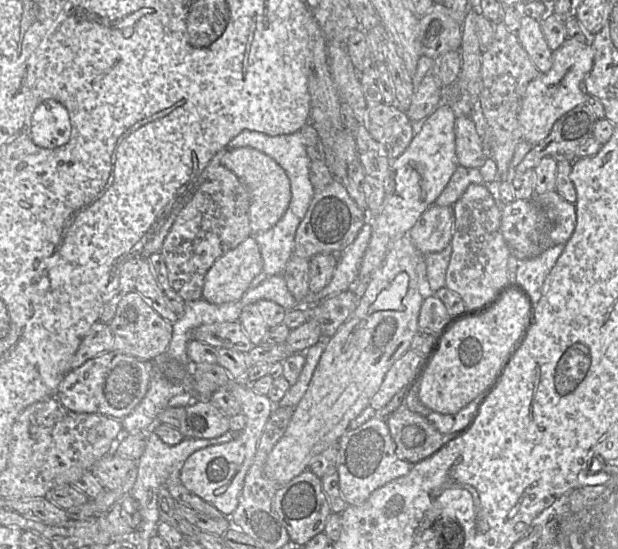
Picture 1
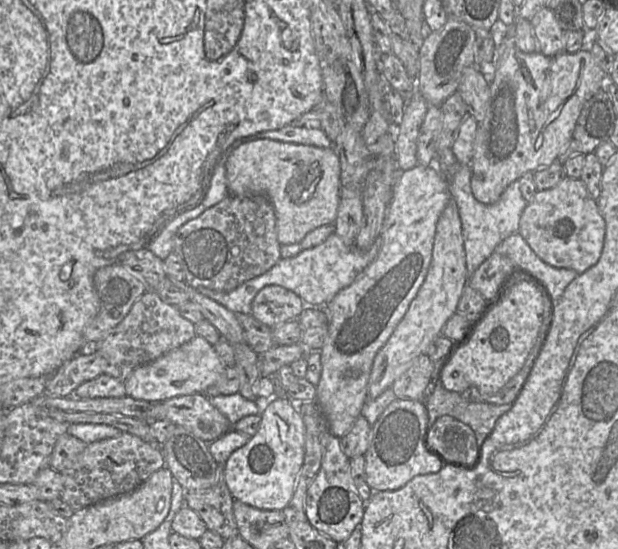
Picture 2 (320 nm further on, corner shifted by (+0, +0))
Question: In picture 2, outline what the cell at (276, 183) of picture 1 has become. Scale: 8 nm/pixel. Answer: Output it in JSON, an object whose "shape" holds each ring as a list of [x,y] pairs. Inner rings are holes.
{"shape":[[[258,139],[240,144],[226,158],[226,181],[230,193],[238,196],[265,195],[276,216],[277,239],[281,246],[300,242],[316,228],[333,224],[340,202],[340,162],[333,146],[319,148],[310,145]]]}

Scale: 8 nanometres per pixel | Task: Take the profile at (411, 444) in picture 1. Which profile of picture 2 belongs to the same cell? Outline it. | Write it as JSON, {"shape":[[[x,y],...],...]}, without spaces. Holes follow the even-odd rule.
{"shape":[[[439,379],[433,385],[432,392],[426,397],[424,403],[429,419],[425,438],[427,449],[447,461],[460,463],[464,467],[476,464],[479,459],[480,446],[493,430],[498,418],[512,405],[467,401],[460,393],[445,389]]]}

